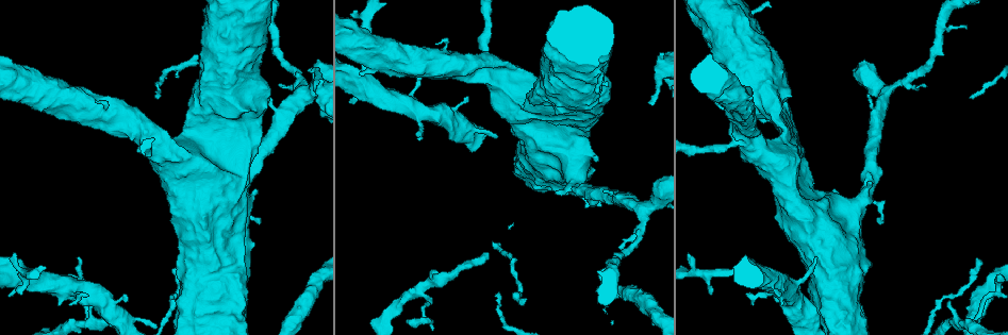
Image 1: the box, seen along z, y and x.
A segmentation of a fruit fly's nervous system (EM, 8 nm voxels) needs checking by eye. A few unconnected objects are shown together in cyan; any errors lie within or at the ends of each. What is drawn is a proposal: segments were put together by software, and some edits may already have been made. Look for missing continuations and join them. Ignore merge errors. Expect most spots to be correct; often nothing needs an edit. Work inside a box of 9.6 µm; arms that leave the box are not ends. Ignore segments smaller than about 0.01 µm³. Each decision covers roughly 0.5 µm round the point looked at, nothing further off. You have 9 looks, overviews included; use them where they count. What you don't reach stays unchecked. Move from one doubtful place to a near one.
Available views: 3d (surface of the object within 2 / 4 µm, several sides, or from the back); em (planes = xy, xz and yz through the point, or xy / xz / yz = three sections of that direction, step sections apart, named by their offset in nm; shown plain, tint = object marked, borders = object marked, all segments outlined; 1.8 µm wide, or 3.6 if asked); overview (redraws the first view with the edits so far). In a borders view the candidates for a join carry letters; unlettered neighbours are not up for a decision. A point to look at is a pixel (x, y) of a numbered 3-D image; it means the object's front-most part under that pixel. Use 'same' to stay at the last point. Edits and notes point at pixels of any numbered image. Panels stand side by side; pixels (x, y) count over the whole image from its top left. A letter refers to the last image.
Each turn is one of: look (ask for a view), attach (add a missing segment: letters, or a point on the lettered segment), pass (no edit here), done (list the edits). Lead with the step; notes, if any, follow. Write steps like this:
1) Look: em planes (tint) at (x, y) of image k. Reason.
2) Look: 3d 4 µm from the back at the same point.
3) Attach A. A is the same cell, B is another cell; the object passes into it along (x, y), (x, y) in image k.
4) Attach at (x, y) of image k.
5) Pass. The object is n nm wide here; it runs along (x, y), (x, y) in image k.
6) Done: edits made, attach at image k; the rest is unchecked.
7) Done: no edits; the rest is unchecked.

Look: em 3.6 µm planes (borders) at (747, 140) of image 1. Three arms meet.

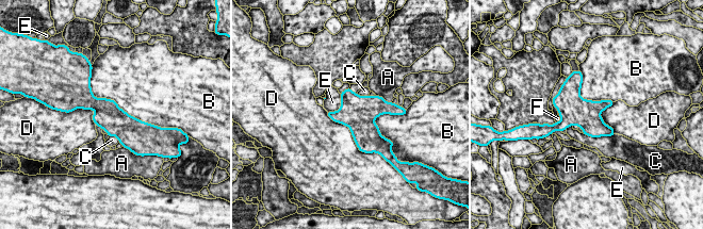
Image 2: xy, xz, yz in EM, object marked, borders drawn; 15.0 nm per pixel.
Pass. A, B, C, D, E and F are other cells; a border runs along (326, 112), (349, 129), (365, 152) in image 2; none of them fits.

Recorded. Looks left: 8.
Look: em 3.6 µm yz step 4 (tint) at (250, 202) of image 1.

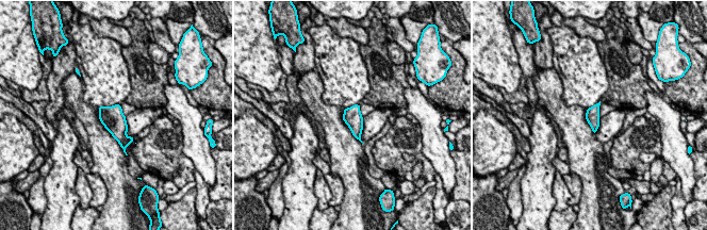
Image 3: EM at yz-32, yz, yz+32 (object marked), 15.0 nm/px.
Look: em 3.6 µm xy step 8 (tint) at the same point. Cut it another way.

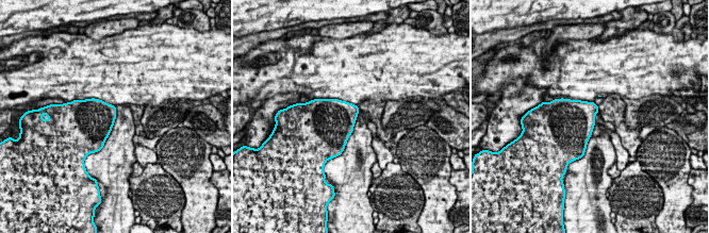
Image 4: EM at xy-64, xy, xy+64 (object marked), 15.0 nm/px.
Look: em 3.6 µm xy step 8 (borders) at the same point. What lies round it.

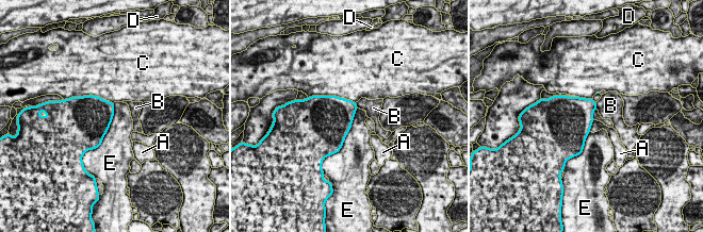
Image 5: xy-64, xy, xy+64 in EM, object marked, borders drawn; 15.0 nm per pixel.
Pass. The object is 360 nm wide here; A, B, C, D and E are other cells; no lettered segment goes on from it.

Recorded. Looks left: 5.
Look: 3d 2 µm at (649, 102) of image 1. Branch stops here.

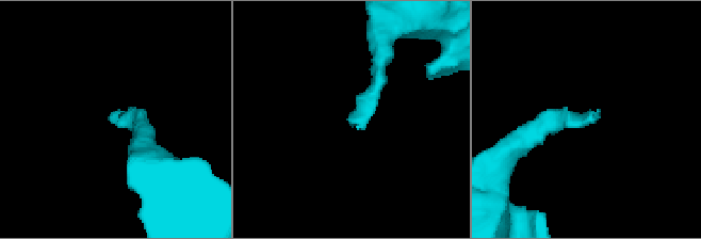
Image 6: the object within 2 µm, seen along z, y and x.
Look: em planes (borders) at (109, 117) of image 6.

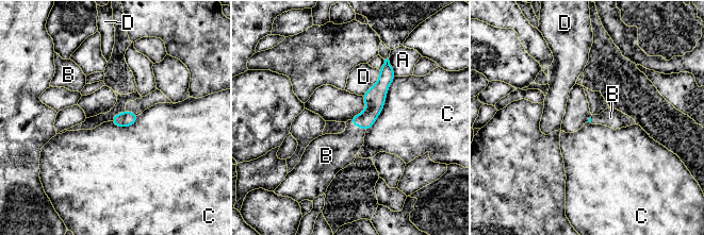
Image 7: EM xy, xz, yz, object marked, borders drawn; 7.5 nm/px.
Attach B. B is the same cell, A, C and D are other cells; the object passes into it along (375, 98), (358, 126), (337, 151) in image 7; it goes on there.

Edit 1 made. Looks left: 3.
Look: overview.

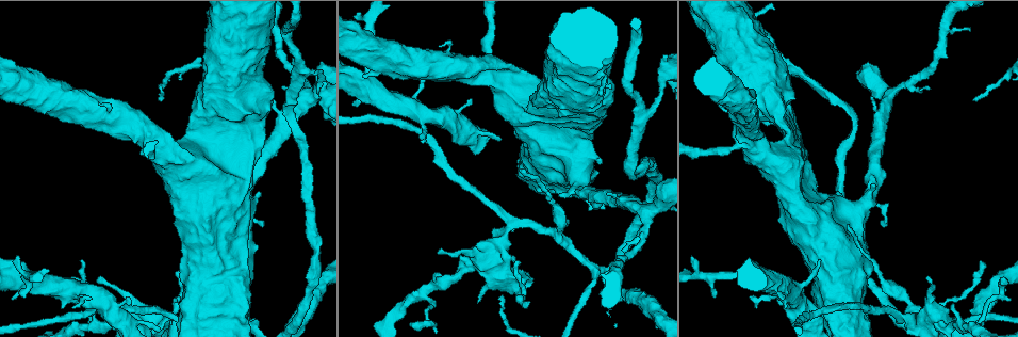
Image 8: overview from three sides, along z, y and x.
Look: 3d 2 µm at (980, 265) of image 8. End of a long branch.

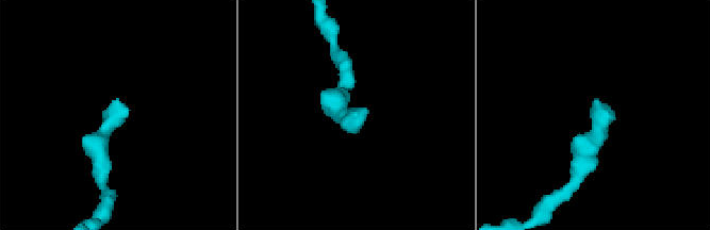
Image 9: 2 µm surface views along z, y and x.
Look: em planes (borders) at (125, 109) of image 9. Now the EM.

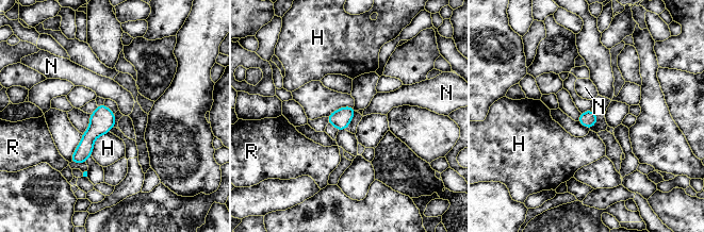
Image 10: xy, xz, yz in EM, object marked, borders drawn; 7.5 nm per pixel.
Pass. The longest contact is with H, 240 nm; H, N and R are other cells; a border runs along (109, 131), (95, 139), (91, 155) in image 10; no lettered segment goes on from it.

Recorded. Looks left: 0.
Done: edits made, attach at image 7; the rest is unchecked.

